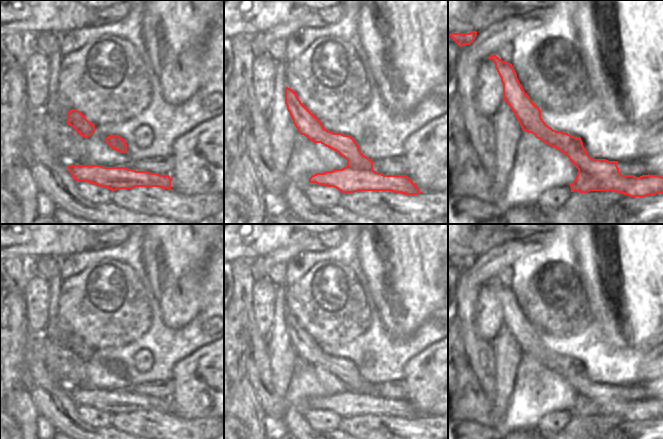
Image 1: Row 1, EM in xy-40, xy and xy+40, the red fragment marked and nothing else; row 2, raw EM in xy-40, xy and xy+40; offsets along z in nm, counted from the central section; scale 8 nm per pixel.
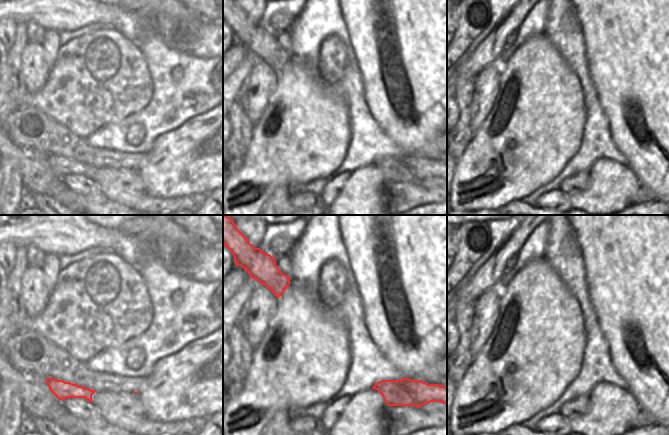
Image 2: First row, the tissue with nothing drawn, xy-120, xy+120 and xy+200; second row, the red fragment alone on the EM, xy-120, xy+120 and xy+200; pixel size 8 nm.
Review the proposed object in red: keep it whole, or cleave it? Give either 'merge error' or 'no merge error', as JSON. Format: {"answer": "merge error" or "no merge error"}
{"answer": "merge error"}

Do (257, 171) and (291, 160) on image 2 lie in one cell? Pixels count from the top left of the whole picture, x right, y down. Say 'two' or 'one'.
one

